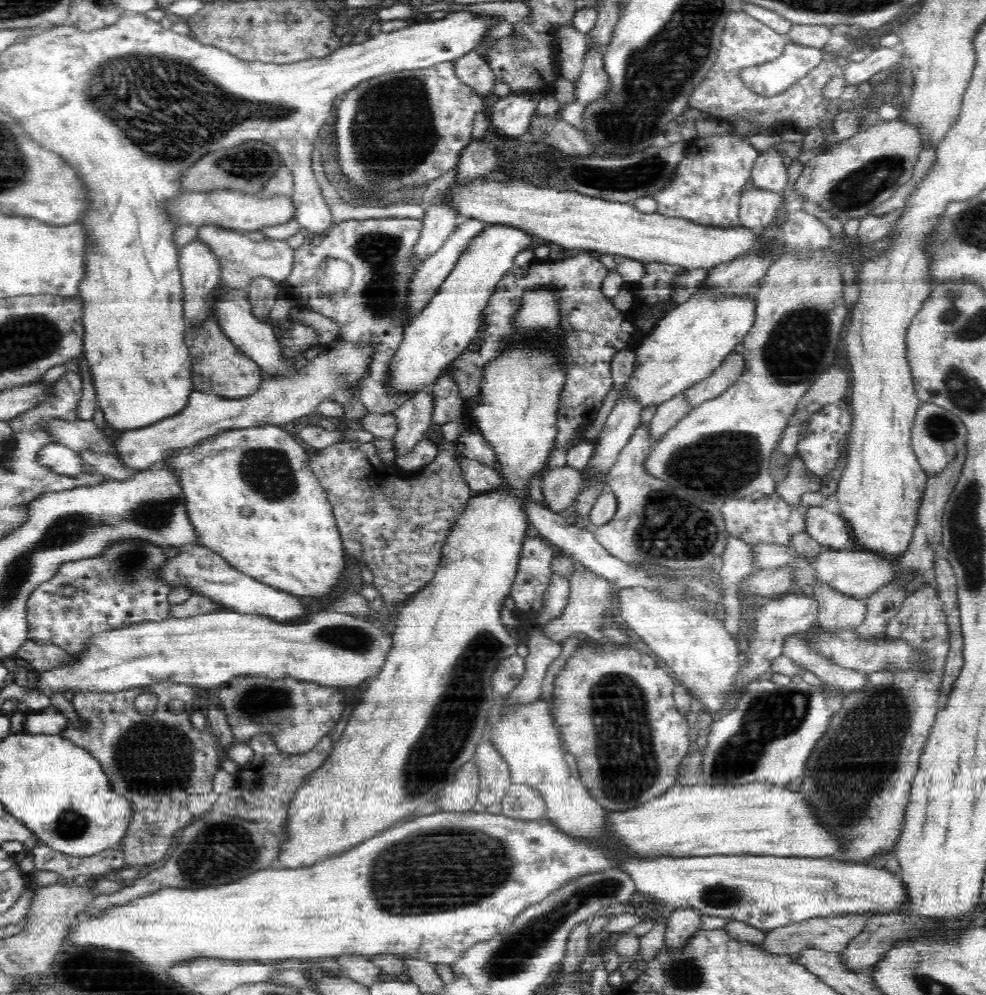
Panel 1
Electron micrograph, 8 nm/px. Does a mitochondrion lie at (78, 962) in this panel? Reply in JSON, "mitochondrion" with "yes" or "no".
{"mitochondrion":"no"}

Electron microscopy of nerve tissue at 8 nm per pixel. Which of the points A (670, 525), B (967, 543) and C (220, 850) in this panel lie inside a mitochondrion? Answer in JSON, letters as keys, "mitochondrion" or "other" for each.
{"A":"mitochondrion","B":"mitochondrion","C":"mitochondrion"}

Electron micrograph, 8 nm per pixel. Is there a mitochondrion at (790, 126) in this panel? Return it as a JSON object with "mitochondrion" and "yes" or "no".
{"mitochondrion":"no"}

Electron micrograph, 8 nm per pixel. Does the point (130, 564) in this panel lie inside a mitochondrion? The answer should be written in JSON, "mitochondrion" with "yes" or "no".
{"mitochondrion":"yes"}

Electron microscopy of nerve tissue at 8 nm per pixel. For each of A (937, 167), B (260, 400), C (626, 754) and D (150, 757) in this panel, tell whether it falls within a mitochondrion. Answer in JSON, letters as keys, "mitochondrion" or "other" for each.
{"A":"other","B":"other","C":"mitochondrion","D":"mitochondrion"}

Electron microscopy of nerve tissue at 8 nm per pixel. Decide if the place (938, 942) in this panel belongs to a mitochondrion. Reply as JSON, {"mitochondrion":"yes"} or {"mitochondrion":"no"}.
{"mitochondrion":"no"}

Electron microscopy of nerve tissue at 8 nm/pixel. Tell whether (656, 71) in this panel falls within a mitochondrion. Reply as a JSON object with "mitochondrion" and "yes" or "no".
{"mitochondrion":"yes"}

